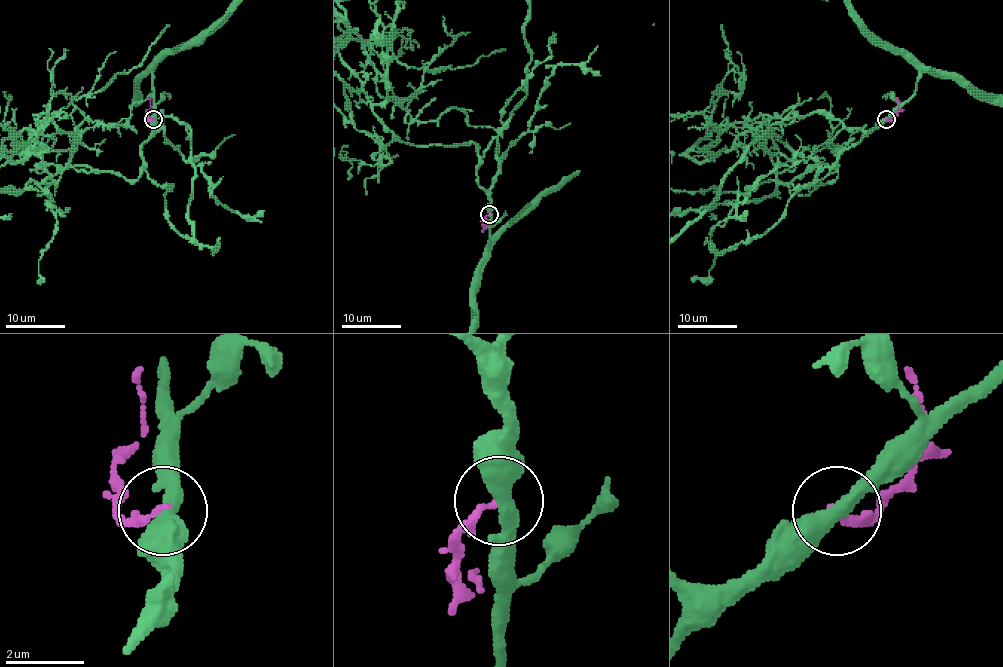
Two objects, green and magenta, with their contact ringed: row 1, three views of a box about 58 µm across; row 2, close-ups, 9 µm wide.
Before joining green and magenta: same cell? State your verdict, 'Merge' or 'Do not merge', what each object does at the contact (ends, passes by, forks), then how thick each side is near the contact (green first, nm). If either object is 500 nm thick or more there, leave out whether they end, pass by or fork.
Do not merge. At the ring green passes by. At the ring magenta ends. Thickness 400 nm (green) against 200 nm

